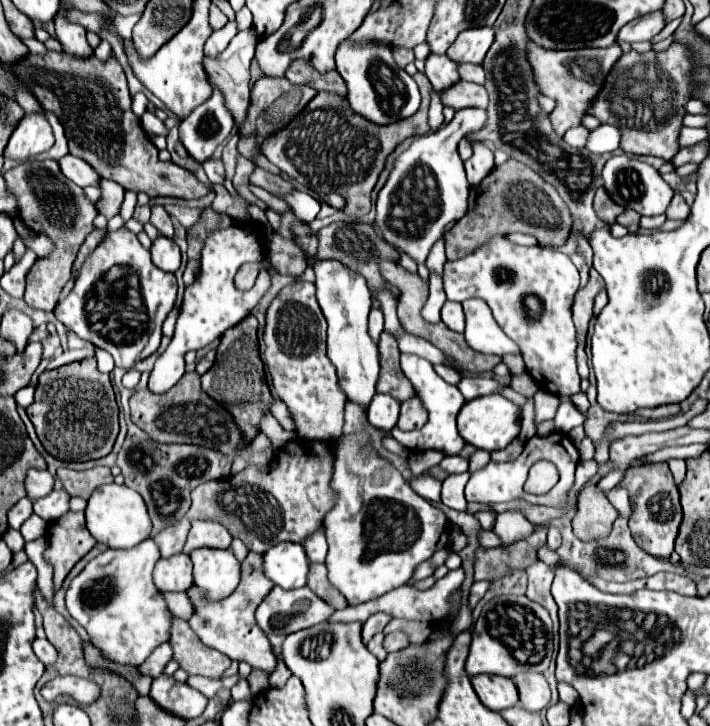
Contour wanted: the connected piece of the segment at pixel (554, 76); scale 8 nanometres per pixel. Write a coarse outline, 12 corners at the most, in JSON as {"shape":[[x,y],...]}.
{"shape":[[528,45],[554,131],[580,125],[622,49]]}

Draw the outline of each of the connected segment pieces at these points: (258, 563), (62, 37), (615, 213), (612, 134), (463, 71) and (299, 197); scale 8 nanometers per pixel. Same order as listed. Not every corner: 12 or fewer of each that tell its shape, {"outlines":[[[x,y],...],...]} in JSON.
{"outlines":[[[250,551],[228,599],[204,603],[192,631],[208,647],[270,675],[278,661],[254,613],[274,587]],[[60,7],[54,25],[64,53],[88,57],[86,29],[66,19]],[[600,187],[594,197],[594,209],[600,219],[613,224],[625,207],[615,203]],[[612,125],[590,131],[586,149],[608,153],[618,149],[620,131]],[[458,65],[462,81],[484,85],[482,65]],[[302,191],[286,195],[286,203],[304,223],[316,219],[320,201]]]}

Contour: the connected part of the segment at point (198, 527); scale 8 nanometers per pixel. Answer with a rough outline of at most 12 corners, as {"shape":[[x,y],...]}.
{"shape":[[192,521],[184,553],[198,547],[228,549],[232,535],[222,523]]}

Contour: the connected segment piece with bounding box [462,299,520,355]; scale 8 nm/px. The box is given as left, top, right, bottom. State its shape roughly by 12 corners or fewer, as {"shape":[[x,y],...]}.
{"shape":[[466,299],[464,337],[474,351],[520,353],[482,299]]}

